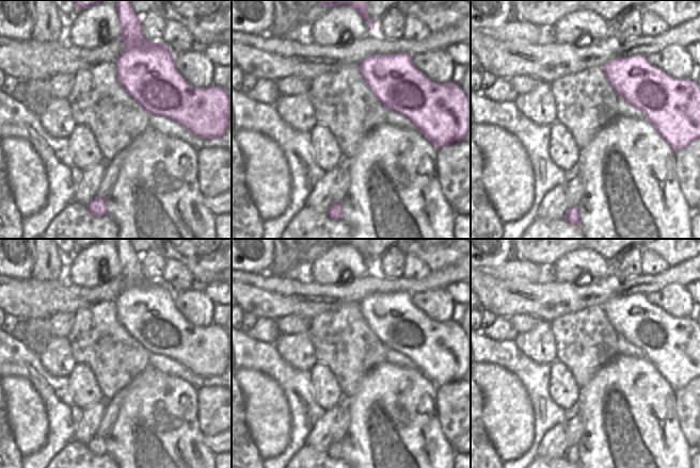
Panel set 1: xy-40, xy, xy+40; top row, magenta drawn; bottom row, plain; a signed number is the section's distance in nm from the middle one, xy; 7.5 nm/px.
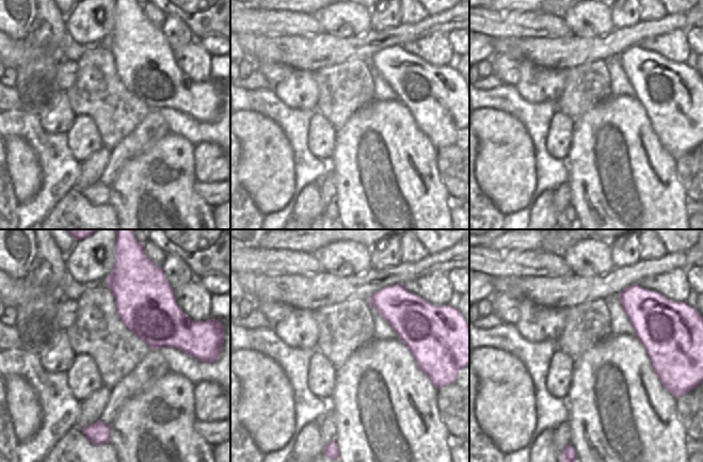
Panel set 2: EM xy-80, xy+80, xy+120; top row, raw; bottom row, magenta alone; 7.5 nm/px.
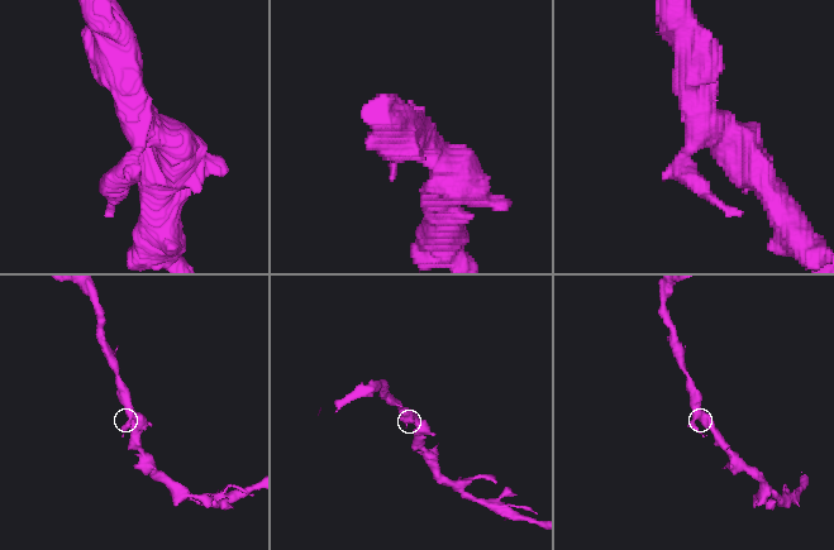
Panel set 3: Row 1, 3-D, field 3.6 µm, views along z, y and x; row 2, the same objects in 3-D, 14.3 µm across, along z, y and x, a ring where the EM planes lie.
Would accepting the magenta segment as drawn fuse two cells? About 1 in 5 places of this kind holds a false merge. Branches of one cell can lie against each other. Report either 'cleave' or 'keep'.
keep

